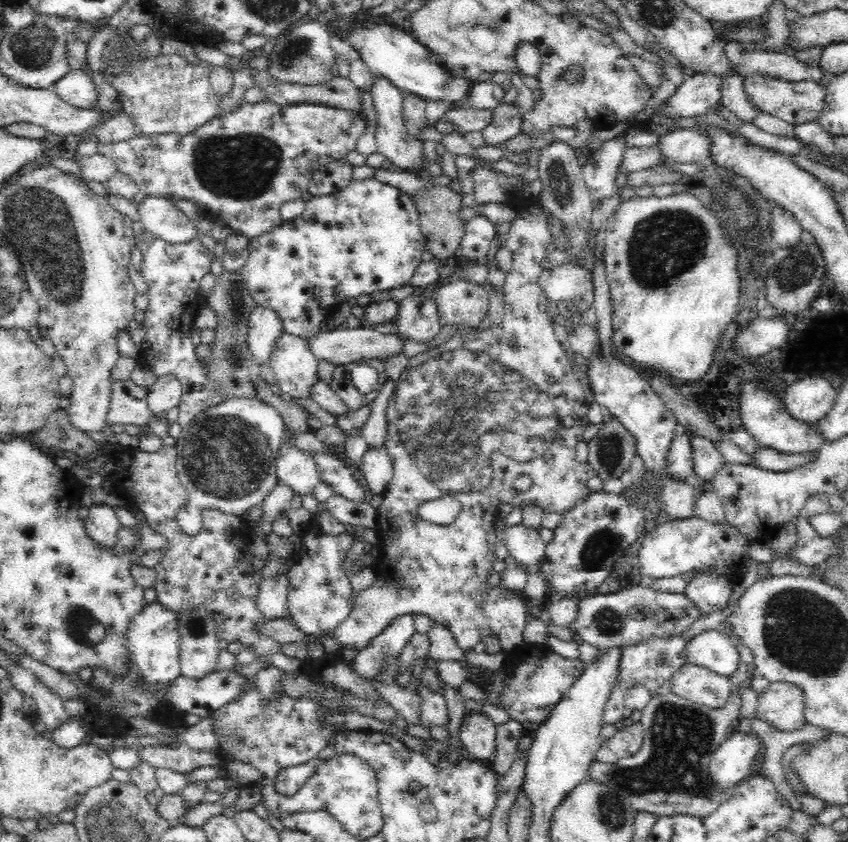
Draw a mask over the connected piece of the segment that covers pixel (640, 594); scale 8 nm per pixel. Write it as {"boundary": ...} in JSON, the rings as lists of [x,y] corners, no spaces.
{"boundary":[[[645,582],[640,586],[634,586],[634,588],[626,588],[626,590],[618,592],[618,594],[592,594],[580,597],[576,619],[567,627],[567,630],[569,630],[570,634],[571,632],[578,634],[587,644],[602,650],[613,648],[613,646],[634,645],[637,644],[636,642],[640,642],[640,640],[664,637],[666,634],[683,635],[702,616],[706,615],[684,593],[660,593],[653,590]]]}

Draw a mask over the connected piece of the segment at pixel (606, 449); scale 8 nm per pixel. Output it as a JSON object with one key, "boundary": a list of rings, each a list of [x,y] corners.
{"boundary":[[[608,414],[608,420],[604,420],[599,425],[598,434],[587,442],[587,447],[587,462],[591,475],[599,476],[603,481],[622,476],[623,472],[629,470],[633,456],[637,453],[637,442],[634,435],[628,432],[627,427],[613,414]]]}

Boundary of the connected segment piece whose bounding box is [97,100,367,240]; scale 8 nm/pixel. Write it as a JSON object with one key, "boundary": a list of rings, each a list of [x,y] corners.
{"boundary":[[[269,100],[257,104],[242,102],[238,108],[223,116],[216,116],[198,130],[186,136],[136,135],[116,144],[98,144],[98,153],[111,159],[120,173],[136,182],[145,196],[167,197],[171,201],[186,199],[196,203],[211,217],[226,223],[238,235],[252,240],[283,223],[281,206],[300,199],[309,191],[313,172],[334,160],[344,159],[356,149],[360,136],[365,134],[367,122],[348,110],[330,105],[301,103],[280,106]]]}

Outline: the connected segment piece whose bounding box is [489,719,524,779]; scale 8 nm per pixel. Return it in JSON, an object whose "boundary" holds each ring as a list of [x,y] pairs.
{"boundary":[[[511,720],[506,724],[496,726],[495,754],[489,765],[497,774],[497,779],[502,779],[503,774],[512,766],[514,752],[524,736],[522,724]]]}

